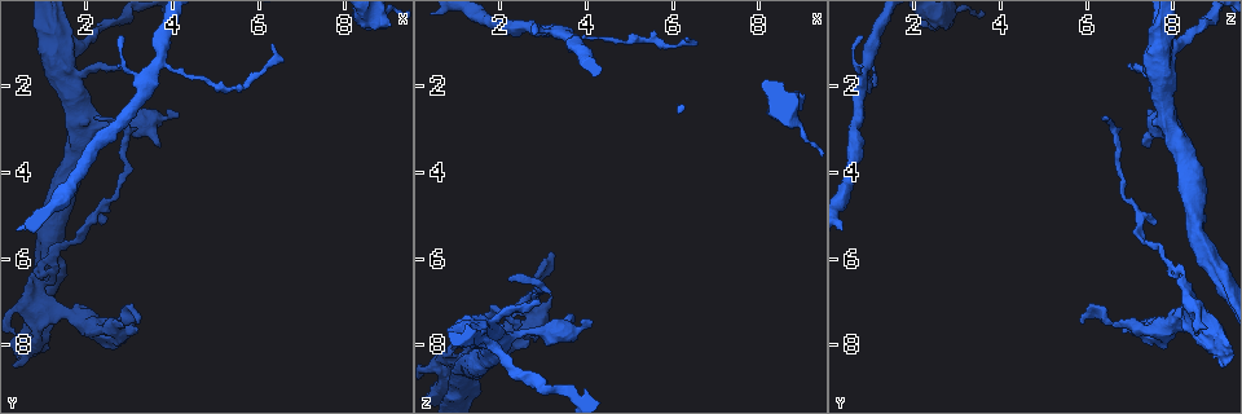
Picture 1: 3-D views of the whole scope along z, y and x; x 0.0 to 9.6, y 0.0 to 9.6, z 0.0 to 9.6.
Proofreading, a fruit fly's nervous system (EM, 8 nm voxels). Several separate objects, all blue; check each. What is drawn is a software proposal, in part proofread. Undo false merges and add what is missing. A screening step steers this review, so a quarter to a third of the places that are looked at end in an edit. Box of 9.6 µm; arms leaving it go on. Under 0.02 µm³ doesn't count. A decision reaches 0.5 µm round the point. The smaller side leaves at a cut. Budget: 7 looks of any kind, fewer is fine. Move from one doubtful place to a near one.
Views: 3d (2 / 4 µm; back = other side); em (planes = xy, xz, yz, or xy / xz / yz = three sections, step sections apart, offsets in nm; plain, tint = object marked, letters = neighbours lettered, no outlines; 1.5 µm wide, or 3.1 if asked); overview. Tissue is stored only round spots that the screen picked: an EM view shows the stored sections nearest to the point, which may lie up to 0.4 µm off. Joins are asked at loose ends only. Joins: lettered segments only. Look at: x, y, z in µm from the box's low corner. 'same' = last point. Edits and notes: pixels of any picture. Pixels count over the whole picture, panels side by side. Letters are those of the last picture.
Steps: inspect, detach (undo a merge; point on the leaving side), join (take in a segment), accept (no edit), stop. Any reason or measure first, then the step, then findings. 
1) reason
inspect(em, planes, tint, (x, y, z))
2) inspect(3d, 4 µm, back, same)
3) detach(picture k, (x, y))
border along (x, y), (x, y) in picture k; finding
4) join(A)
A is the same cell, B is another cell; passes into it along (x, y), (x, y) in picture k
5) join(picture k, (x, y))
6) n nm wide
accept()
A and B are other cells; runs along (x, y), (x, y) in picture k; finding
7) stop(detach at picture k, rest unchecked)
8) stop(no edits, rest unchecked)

tapers out
inspect(em, planes, letters, (2.85, 1.45, 6.95))

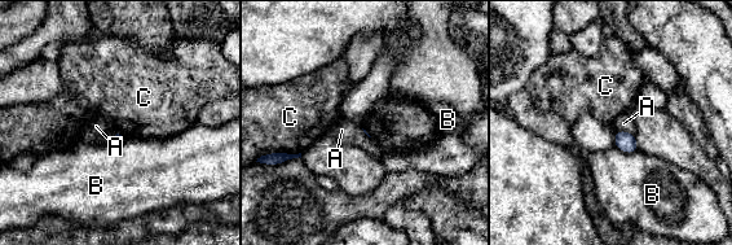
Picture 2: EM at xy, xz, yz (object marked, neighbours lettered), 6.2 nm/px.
accept()
A, B and C are other cells; border along (279, 152), (300, 153) in picture 2; none of them fits

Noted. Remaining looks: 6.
thick turns thin
inspect(em, planes, letters, (0.85, 7.15, 8.40))

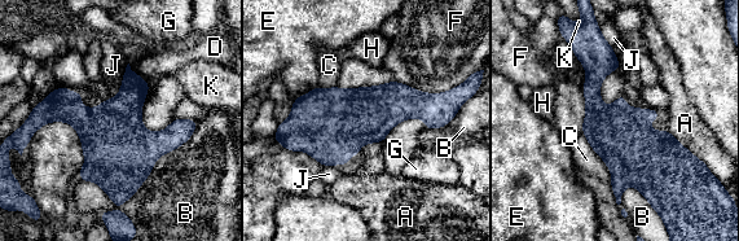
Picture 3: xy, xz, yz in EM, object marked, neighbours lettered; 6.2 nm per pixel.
360 nm wide
accept()
A, B, C, D, E, F, G, H, J and K are other cells; one neuron here

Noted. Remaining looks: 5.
three arms meet
inspect(3d, 4 µm, (3.65, 1.55, 0.90))

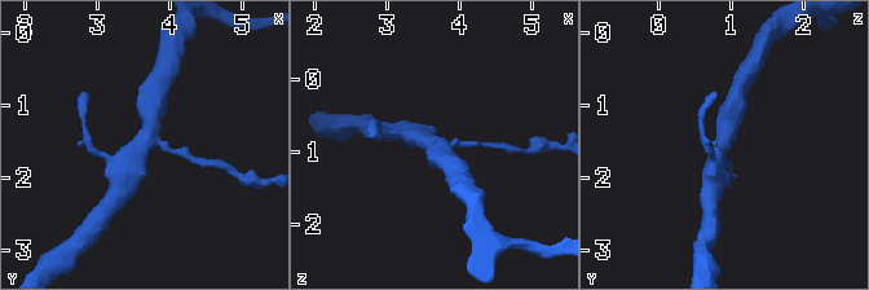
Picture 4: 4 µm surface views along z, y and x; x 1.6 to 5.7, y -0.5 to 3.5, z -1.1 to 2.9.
3 arms; need the tissue
inspect(em, xz, step 8, tint, (3.65, 1.50, 0.90))

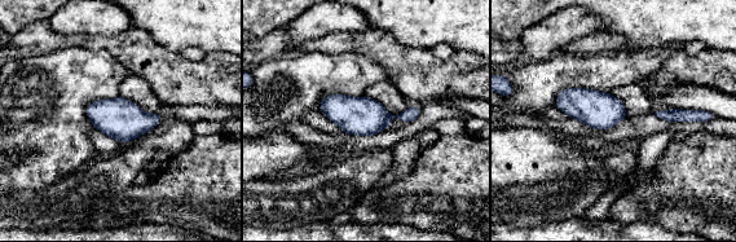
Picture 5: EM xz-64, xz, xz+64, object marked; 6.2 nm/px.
another direction
inspect(em, planes, letters, same)

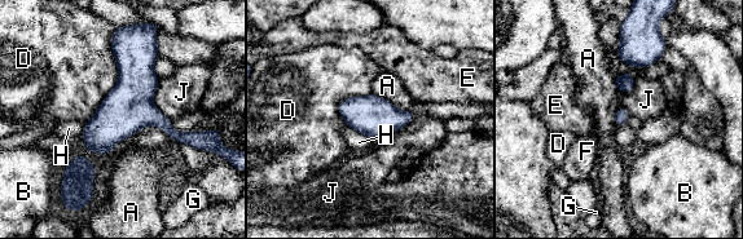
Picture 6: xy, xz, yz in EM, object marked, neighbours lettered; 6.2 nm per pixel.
260 nm wide; D touches over 600 nm
accept()
A, B, D, E, F, G, H and J are other cells; continuous, no second neuron

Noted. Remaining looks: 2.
stop(no edits, rest unchecked)

